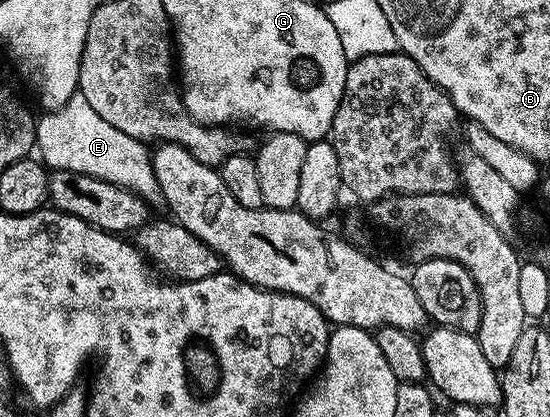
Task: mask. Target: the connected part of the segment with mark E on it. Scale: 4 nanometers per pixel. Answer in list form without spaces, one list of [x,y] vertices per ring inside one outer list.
[[[80,92],[73,94],[63,108],[42,113],[36,123],[35,150],[50,171],[74,170],[95,176],[135,192],[150,204],[160,199],[161,189],[155,180],[150,147],[137,138],[127,136],[127,132],[119,132],[119,128],[107,124],[107,120],[103,120],[103,116],[99,116],[99,112],[87,104]]]

